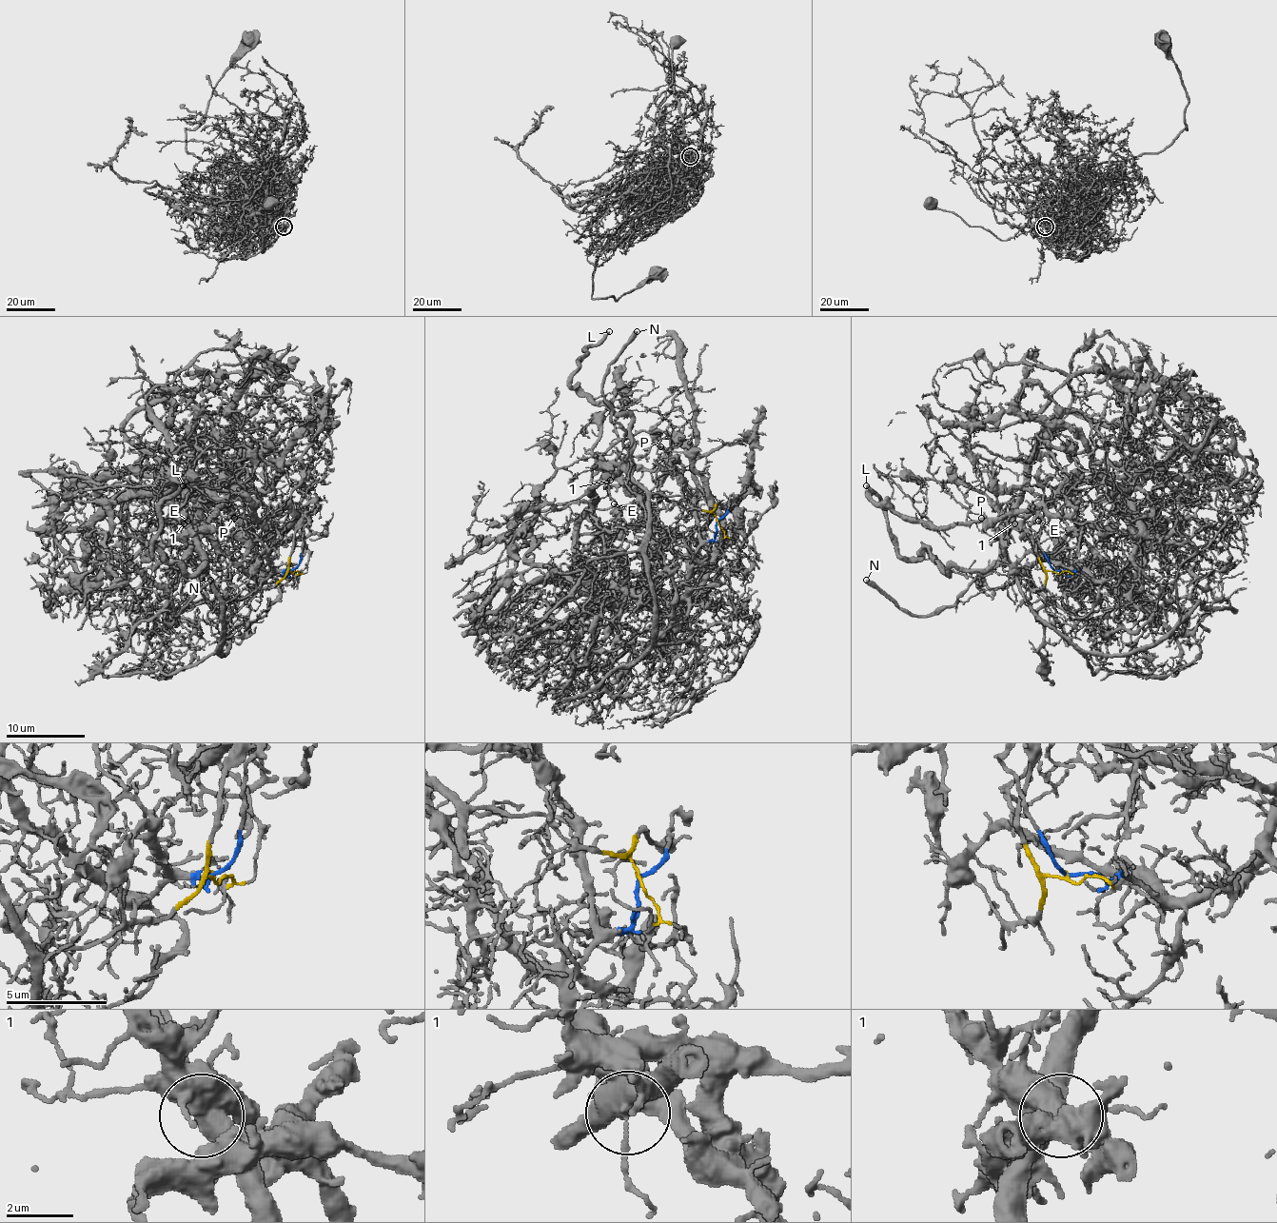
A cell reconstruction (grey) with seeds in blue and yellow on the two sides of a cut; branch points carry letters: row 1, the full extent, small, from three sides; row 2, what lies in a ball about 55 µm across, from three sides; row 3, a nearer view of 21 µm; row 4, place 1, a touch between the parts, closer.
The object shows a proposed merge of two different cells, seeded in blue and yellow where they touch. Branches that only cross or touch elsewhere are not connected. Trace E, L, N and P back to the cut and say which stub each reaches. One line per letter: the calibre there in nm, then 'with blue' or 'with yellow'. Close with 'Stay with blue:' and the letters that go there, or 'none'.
E: 100 nm thick; with yellow
L: 340 nm thick; with yellow
N: 440 nm thick; with yellow
P: 90 nm thick; with blue
Stay with blue: P

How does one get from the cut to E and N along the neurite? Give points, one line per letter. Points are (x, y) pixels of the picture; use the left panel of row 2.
E: (290, 571), (271, 587), (224, 601), (204, 563), (202, 550), (183, 522), (188, 521)
N: (290, 571), (271, 587), (224, 601), (204, 562), (198, 573), (198, 589), (176, 615), (210, 580)

